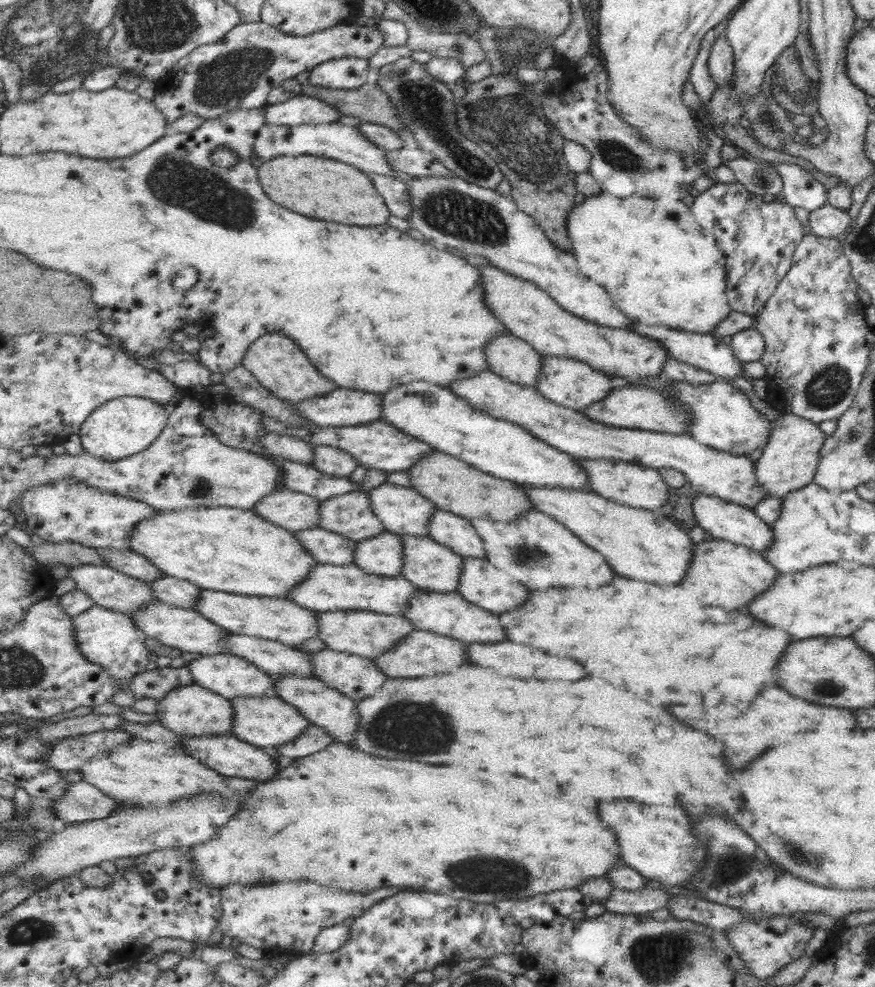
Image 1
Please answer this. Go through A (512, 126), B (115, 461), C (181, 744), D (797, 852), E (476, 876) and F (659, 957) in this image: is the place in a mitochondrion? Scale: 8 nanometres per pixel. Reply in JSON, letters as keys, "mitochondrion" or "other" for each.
{"A":"mitochondrion","B":"other","C":"other","D":"mitochondrion","E":"mitochondrion","F":"mitochondrion"}

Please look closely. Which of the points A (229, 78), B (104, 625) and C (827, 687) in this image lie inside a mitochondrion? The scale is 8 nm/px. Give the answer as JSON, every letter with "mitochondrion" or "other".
{"A":"mitochondrion","B":"other","C":"mitochondrion"}

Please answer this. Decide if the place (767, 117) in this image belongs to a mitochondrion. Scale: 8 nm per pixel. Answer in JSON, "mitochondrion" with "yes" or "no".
{"mitochondrion":"yes"}

